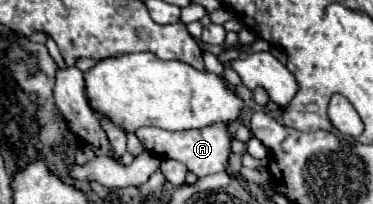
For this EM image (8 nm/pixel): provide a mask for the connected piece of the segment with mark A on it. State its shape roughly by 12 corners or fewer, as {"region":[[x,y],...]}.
{"region":[[226,123],[190,131],[142,127],[148,151],[182,161],[196,177],[224,171]]}

